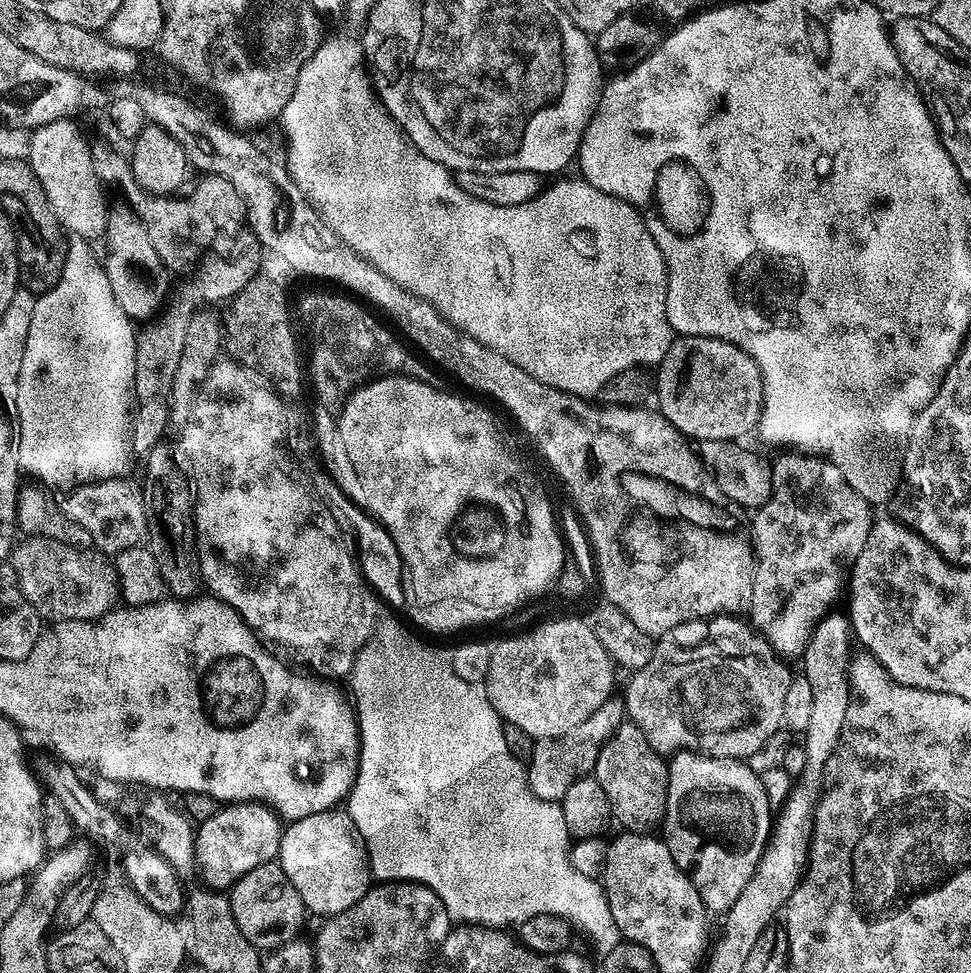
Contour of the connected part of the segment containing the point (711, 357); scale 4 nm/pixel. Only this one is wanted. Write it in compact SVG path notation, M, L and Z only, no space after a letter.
M677 335L672 341L670 350L666 350L666 358L662 358L662 362L655 365L654 373L656 372L656 386L654 382L654 392L656 388L656 400L660 403L658 407L659 415L665 420L670 421L680 432L681 436L689 441L701 442L704 440L728 440L733 442L743 441L743 436L748 436L757 431L760 427L761 416L764 413L764 379L758 370L758 366L754 362L754 358L750 358L750 354L746 354L738 346L734 346L725 340L718 338L710 338L709 336L681 336Z

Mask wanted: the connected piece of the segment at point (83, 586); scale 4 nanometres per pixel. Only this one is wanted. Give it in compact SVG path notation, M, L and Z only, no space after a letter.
M28 536L13 547L10 555L12 572L16 575L15 587L23 596L26 603L31 606L37 617L44 616L48 622L61 622L63 620L90 620L99 621L101 616L113 611L118 594L118 585L111 563L96 550L83 550L66 546L49 536Z

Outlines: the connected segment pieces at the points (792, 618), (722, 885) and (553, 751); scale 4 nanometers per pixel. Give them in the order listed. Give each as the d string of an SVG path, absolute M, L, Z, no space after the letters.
M799 450L785 453L771 461L773 488L769 500L755 509L750 526L754 561L750 623L777 656L800 658L815 624L829 611L836 587L841 587L840 558L850 548L866 546L874 508L829 460Z
M681 750L667 761L668 793L662 821L662 839L674 854L674 862L687 872L694 890L709 913L724 914L737 902L751 875L756 871L774 827L774 808L764 792L763 782L739 760L719 760L698 752Z
M613 698L569 733L560 735L556 739L537 741L533 745L532 755L529 756L526 764L528 789L540 801L559 803L574 782L595 771L602 746L609 737L616 733L616 727L625 723L625 720L626 713L623 703L619 699Z

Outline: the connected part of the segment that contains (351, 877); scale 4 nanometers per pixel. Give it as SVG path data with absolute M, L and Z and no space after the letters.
M333 810L310 814L310 818L293 820L285 827L280 835L280 855L278 863L290 878L294 890L302 898L305 909L319 918L331 918L350 910L350 906L357 904L368 891L370 891L370 873L368 871L368 858L360 843L351 820L343 811Z

